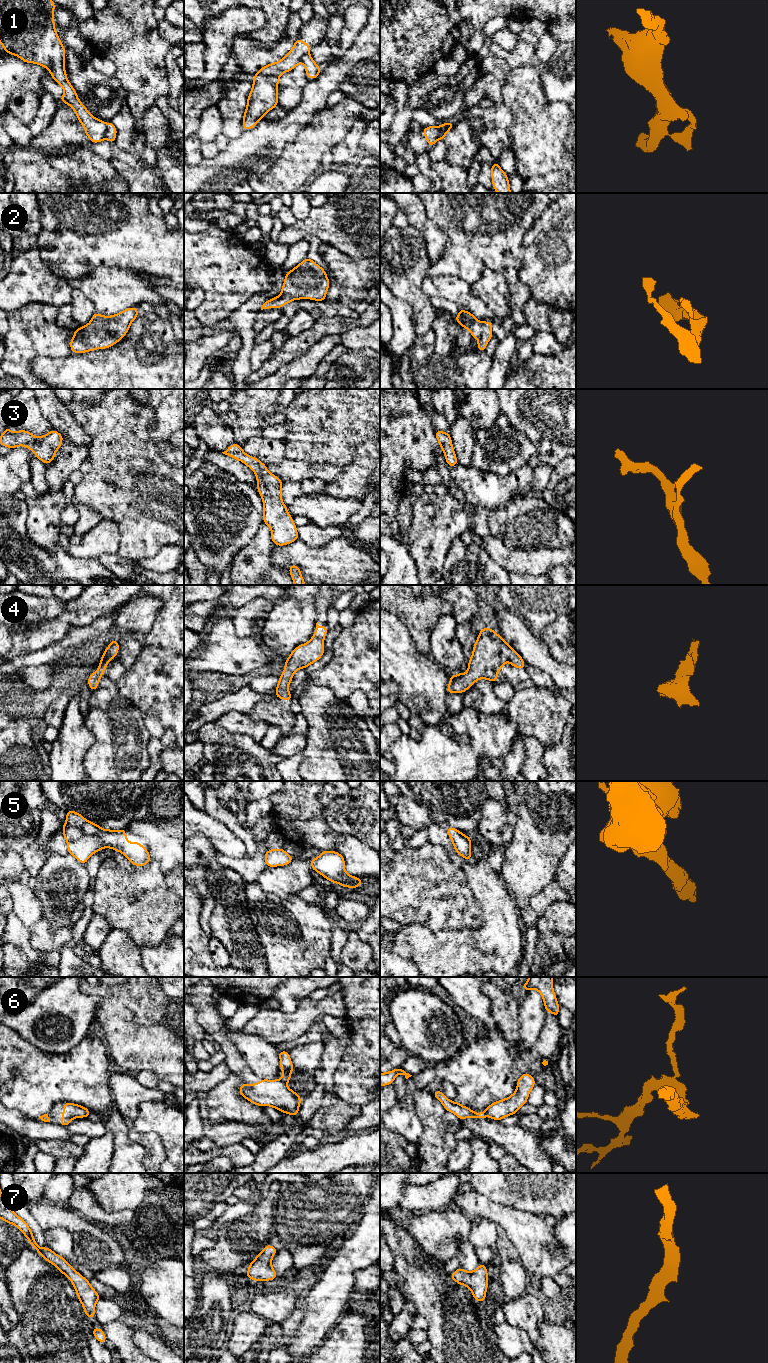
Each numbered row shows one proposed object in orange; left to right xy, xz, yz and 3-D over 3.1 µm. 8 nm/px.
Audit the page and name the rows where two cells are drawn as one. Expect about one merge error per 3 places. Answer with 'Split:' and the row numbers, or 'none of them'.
Split: 1, 6

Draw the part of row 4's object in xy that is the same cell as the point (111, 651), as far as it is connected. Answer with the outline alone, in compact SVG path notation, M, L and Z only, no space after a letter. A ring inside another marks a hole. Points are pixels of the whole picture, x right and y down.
M112 638L111 643L105 649L101 657L101 661L99 662L99 668L88 677L87 683L89 684L91 691L97 689L102 675L105 674L104 673L105 668L107 667L109 661L116 657L118 651L119 651L118 641Z

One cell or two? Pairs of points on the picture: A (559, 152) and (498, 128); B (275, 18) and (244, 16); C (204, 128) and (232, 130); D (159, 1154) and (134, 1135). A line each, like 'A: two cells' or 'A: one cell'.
A: two cells
B: two cells
C: two cells
D: one cell

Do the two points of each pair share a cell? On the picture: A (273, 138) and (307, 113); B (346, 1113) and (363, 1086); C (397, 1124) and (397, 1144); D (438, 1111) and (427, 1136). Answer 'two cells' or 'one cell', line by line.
A: one cell
B: two cells
C: two cells
D: one cell

